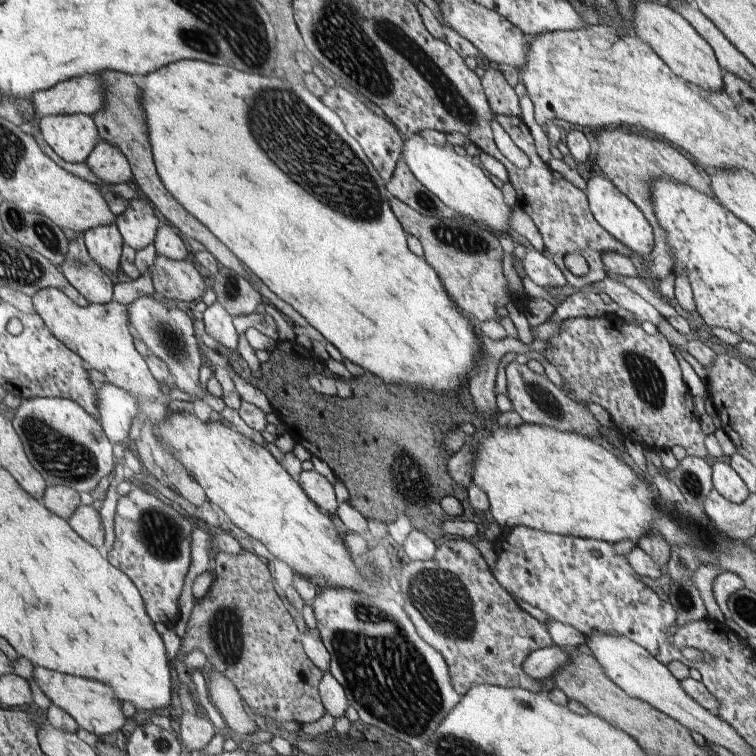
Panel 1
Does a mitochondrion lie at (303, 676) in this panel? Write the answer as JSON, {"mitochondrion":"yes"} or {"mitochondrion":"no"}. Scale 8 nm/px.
{"mitochondrion":"no"}

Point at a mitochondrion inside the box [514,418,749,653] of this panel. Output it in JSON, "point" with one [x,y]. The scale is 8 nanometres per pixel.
{"point":[685,603]}

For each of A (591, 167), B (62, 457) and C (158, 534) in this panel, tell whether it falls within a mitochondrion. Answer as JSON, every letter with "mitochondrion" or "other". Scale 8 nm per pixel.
{"A":"other","B":"mitochondrion","C":"mitochondrion"}

